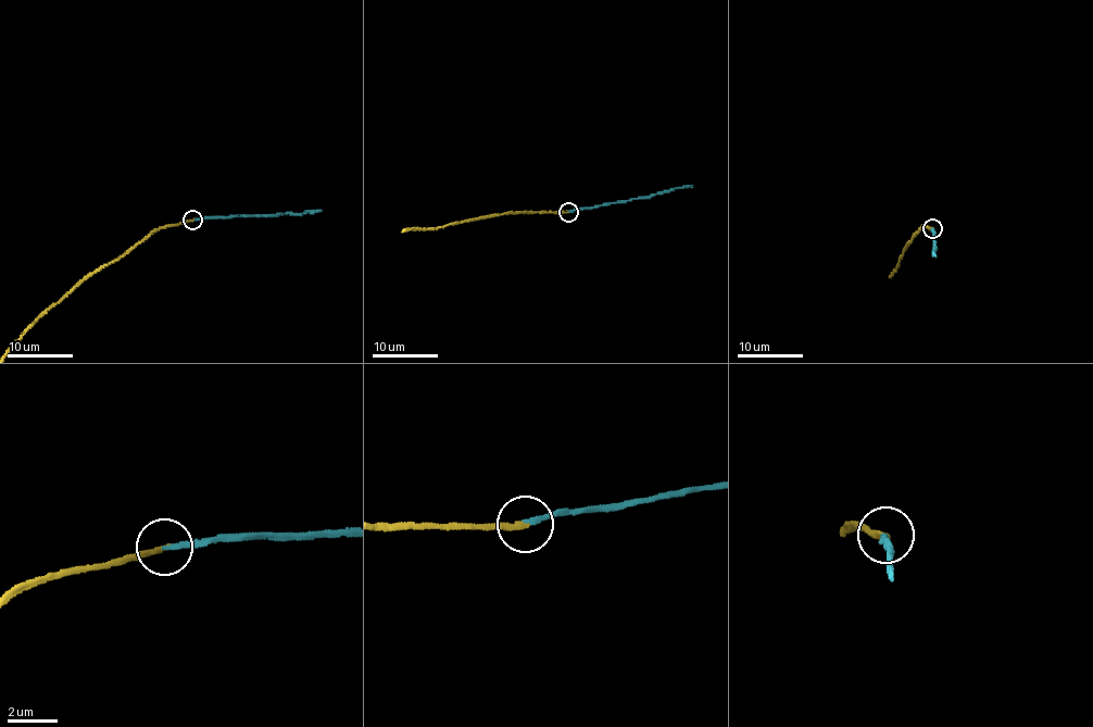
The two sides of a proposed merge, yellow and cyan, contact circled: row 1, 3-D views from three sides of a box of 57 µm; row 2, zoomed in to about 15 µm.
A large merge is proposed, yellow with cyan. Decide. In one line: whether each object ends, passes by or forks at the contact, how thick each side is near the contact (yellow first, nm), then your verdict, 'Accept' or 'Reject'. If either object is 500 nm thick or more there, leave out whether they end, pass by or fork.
At the ring yellow ends. At the ring cyan ends. Thickness 200 nm (yellow) against 200 nm. Accept

